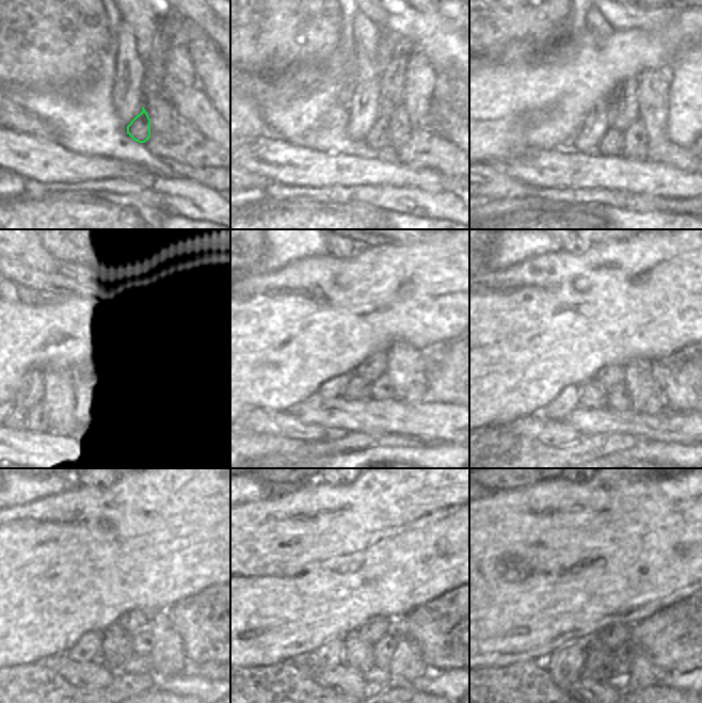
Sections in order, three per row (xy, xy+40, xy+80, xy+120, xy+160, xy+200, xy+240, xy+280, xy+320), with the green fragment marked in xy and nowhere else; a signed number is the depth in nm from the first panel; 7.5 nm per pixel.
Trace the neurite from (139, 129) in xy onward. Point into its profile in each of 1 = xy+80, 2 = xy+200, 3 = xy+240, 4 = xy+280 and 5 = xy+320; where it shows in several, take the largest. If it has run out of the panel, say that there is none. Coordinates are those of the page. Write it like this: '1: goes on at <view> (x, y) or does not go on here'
1: goes on at xy+80 (612, 143)
2: goes on at xy+200 (593, 396)
3: goes on at xy+240 (117, 650)
4: goes on at xy+280 (356, 654)
5: goes on at xy+320 (597, 660)

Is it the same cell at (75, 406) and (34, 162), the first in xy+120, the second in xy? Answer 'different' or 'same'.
same

